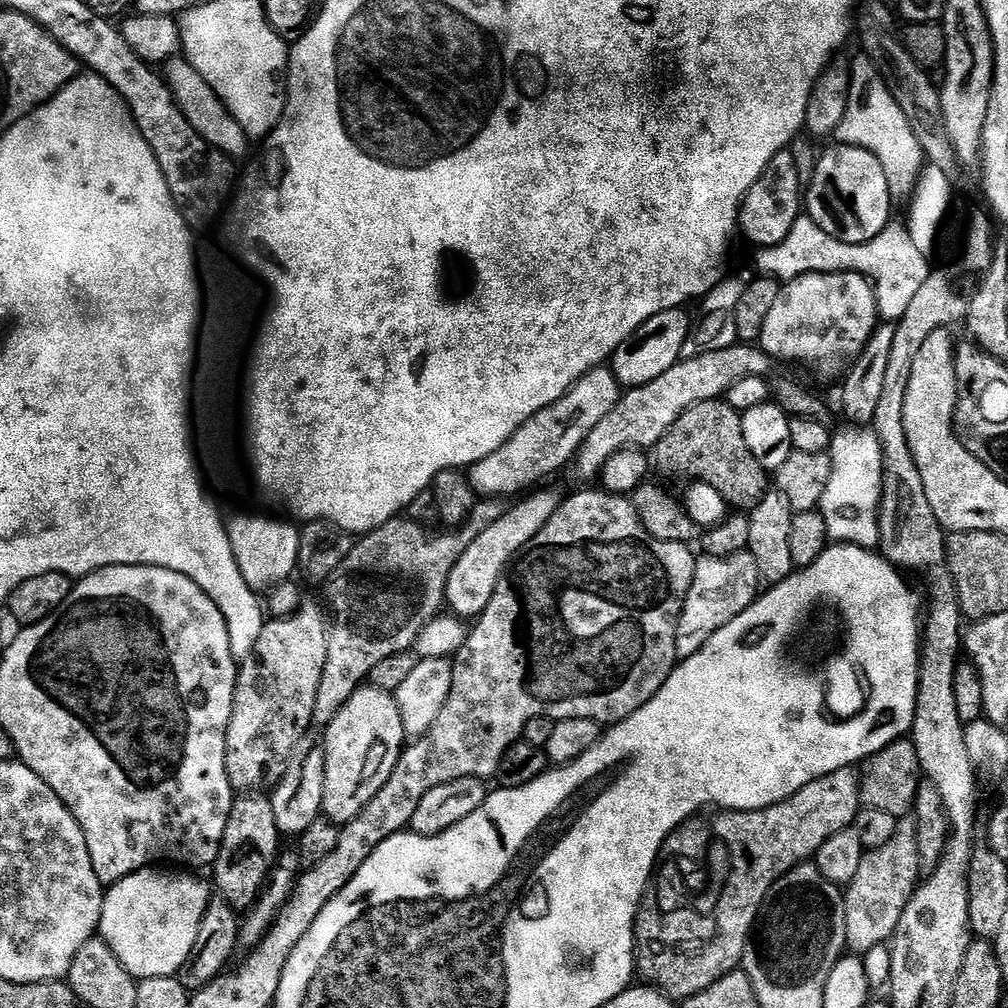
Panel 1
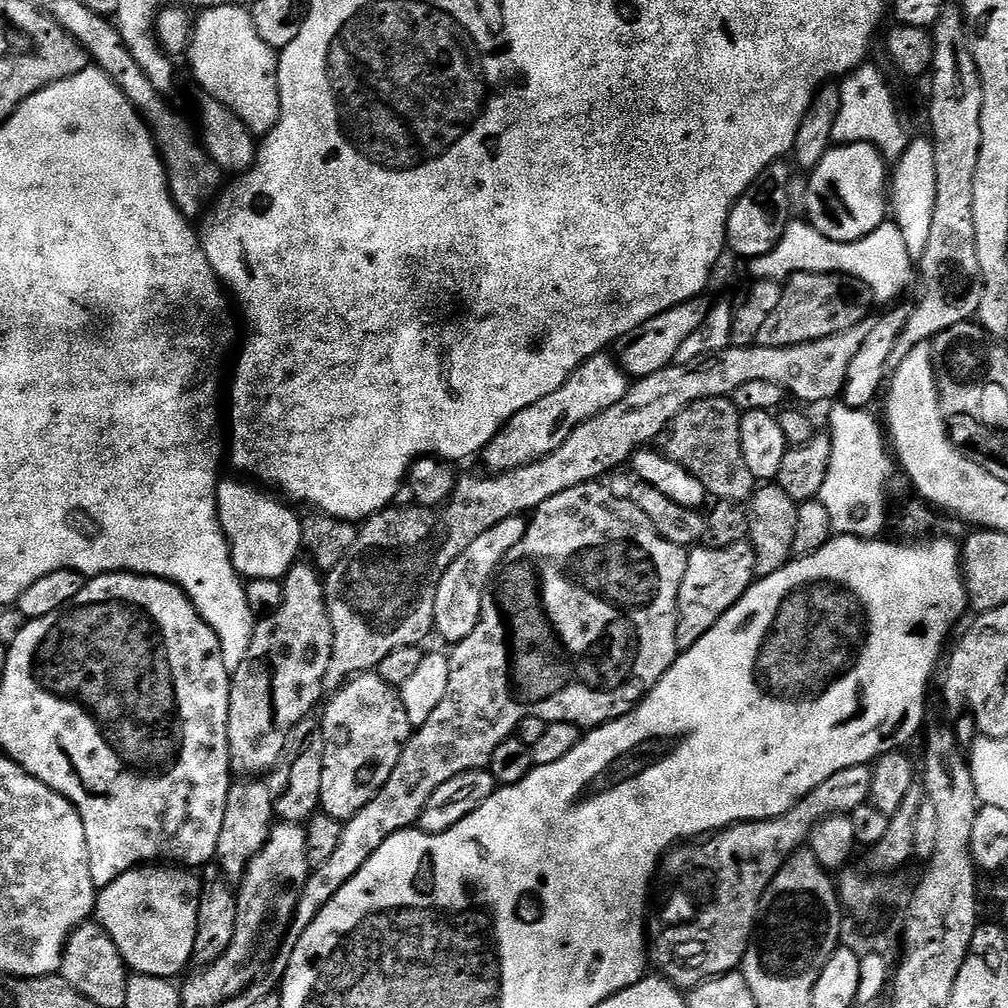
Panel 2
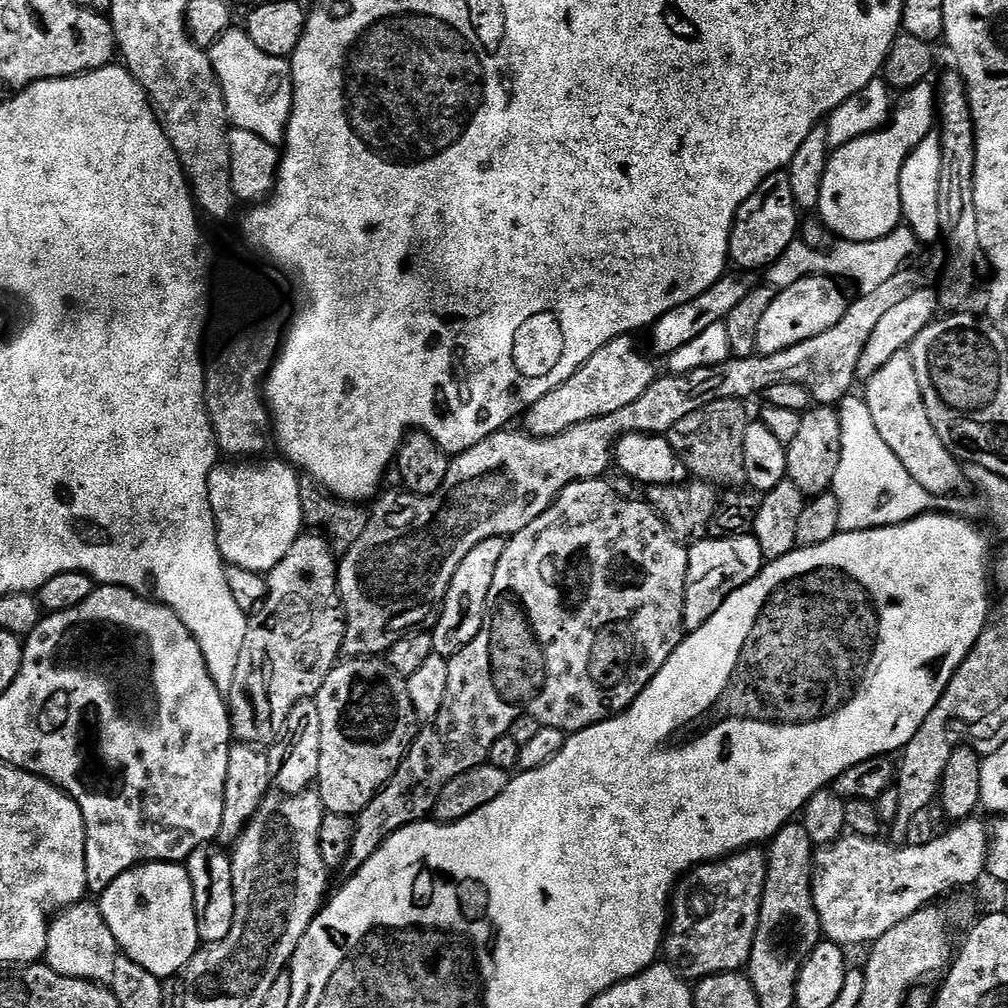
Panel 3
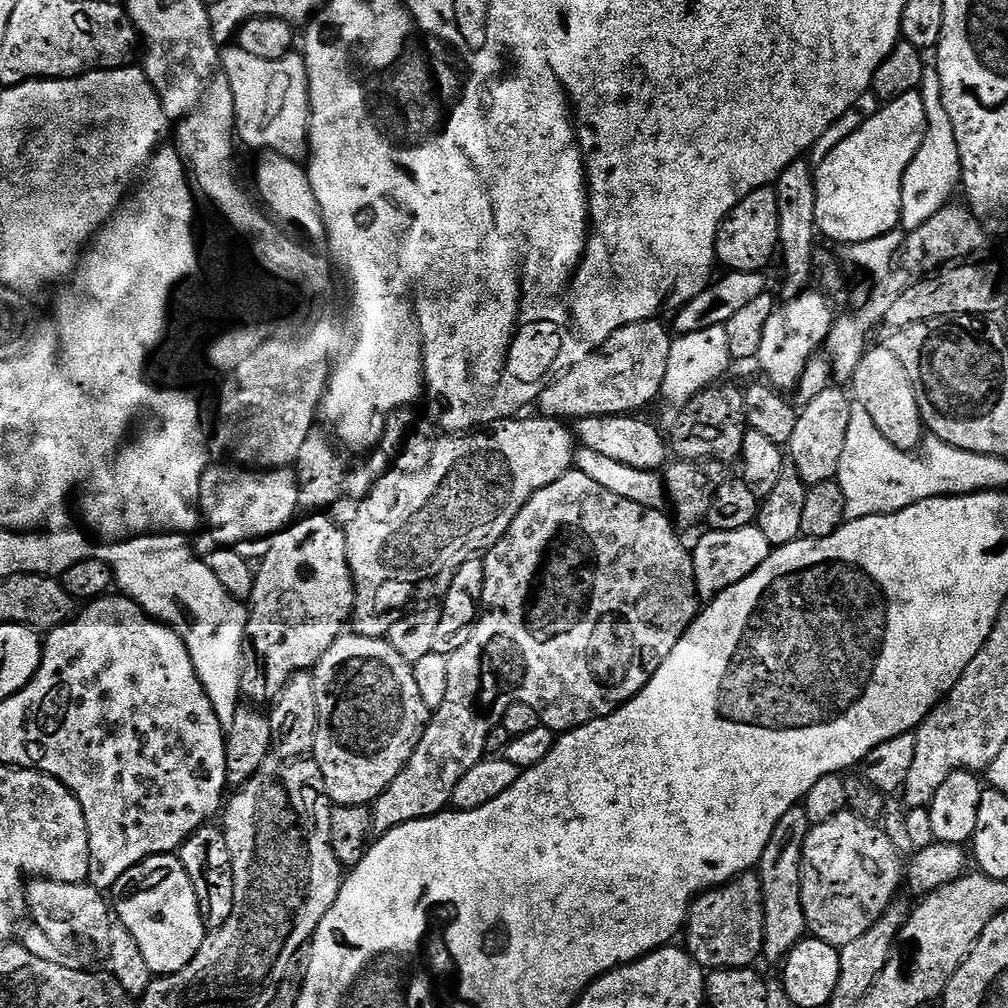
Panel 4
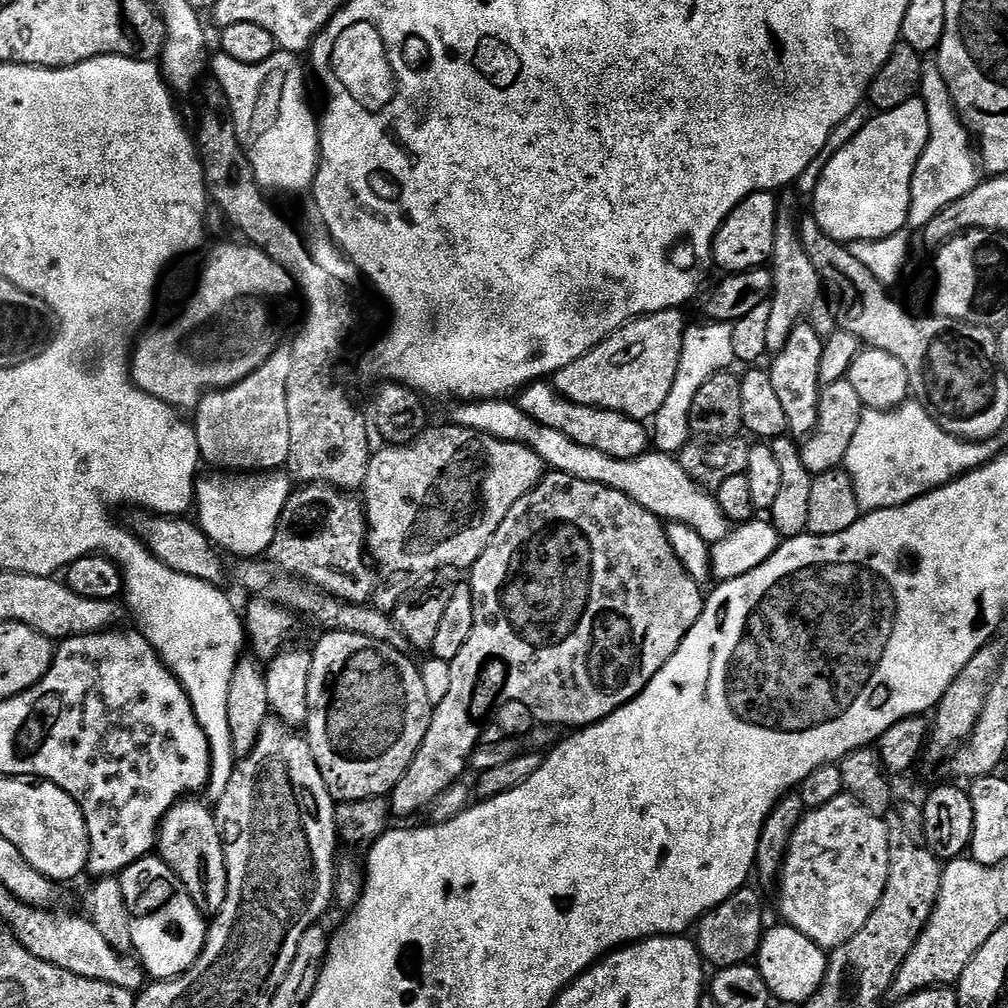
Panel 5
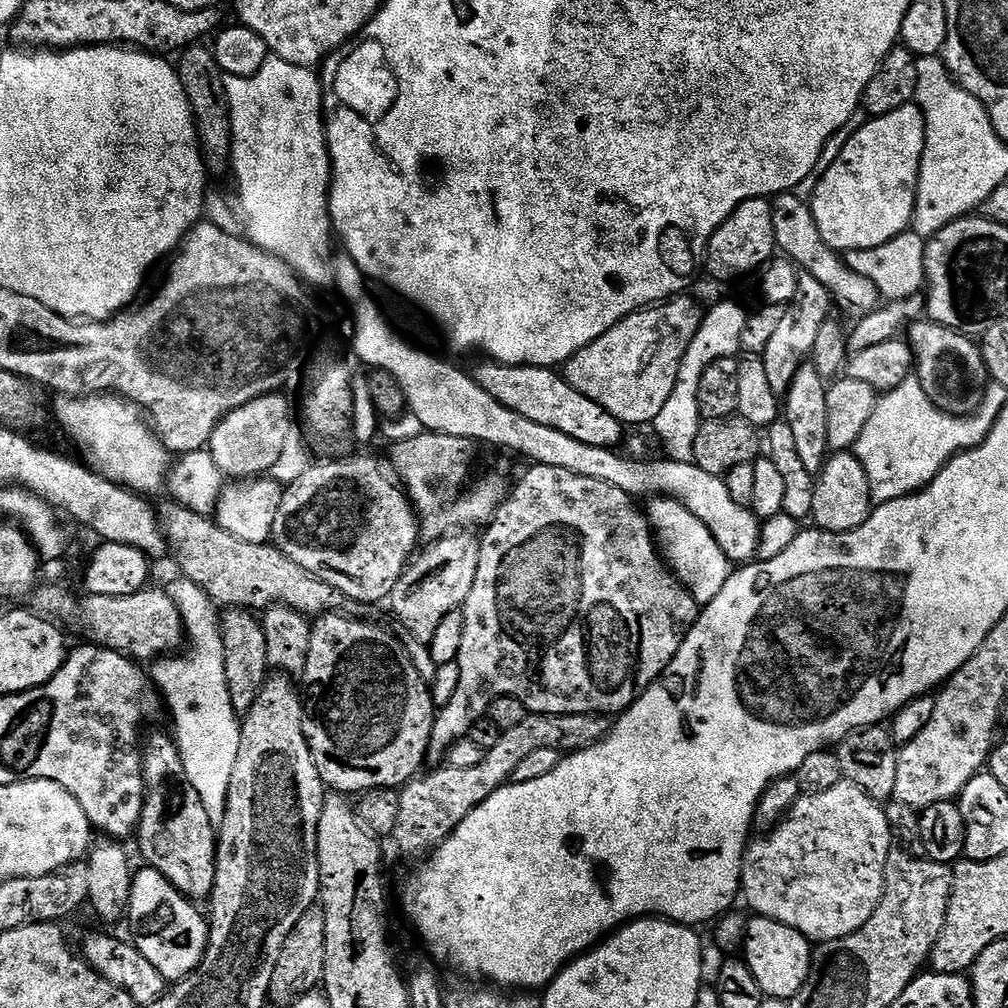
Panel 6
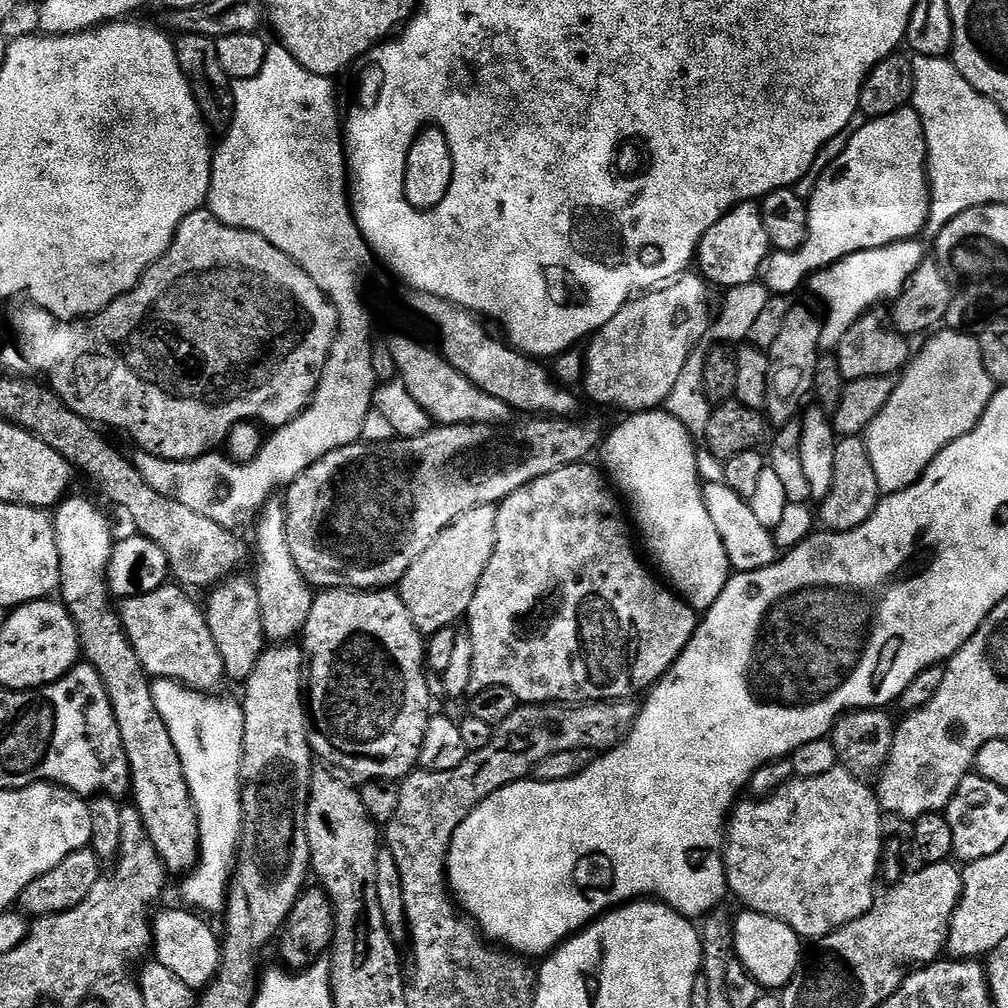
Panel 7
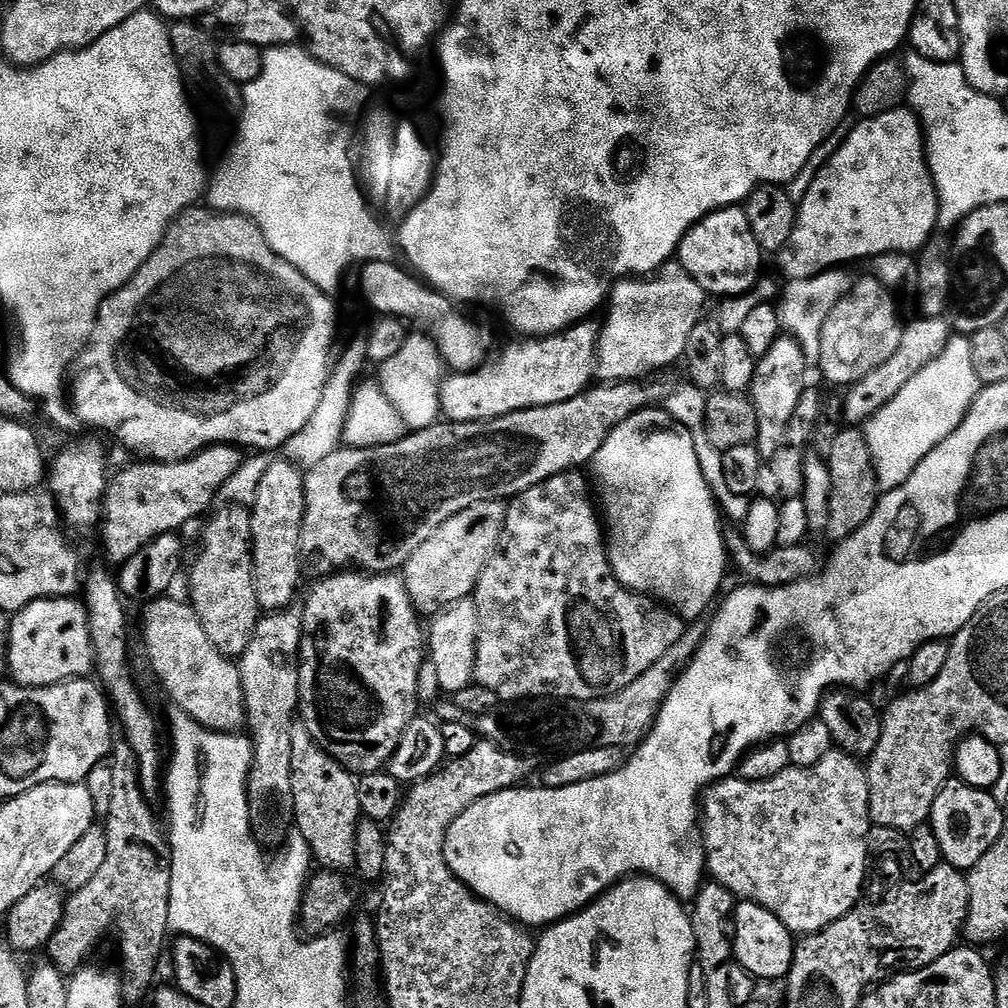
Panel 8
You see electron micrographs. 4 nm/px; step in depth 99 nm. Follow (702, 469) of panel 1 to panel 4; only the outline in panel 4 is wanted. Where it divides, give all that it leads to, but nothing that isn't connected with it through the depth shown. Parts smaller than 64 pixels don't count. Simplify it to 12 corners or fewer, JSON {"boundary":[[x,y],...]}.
{"boundary":[[703,388],[670,429],[676,460],[739,461],[743,391]]}

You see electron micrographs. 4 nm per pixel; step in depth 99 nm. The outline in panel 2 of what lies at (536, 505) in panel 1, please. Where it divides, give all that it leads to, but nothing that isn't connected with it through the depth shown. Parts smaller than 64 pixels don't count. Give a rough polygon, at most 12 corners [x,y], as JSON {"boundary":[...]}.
{"boundary":[[511,516],[462,550],[438,582],[434,632],[461,644],[529,521]]}

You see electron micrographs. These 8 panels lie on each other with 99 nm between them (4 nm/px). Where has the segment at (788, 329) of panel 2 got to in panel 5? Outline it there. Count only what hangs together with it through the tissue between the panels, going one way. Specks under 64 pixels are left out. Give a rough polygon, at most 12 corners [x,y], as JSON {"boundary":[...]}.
{"boundary":[[808,322],[770,365],[788,432],[816,429],[824,340]]}

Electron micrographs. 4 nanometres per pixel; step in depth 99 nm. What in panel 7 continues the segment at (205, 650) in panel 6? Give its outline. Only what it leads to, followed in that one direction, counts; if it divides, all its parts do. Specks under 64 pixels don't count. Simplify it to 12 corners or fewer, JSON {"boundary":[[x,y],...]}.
{"boundary":[[153,679],[190,786],[200,858],[189,909],[228,903],[240,836],[244,710]]}

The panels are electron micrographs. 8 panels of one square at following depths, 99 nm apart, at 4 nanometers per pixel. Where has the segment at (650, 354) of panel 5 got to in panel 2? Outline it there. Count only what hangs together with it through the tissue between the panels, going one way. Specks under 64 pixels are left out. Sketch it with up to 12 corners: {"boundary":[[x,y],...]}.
{"boundary":[[615,355],[584,361],[484,447],[489,473],[533,464],[626,398]]}

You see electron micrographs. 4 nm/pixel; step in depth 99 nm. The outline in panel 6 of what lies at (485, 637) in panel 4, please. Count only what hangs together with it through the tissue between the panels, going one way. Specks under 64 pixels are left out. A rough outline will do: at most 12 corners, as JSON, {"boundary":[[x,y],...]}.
{"boundary":[[533,463],[482,532],[432,766],[499,697],[623,713],[696,599],[626,490]]}

